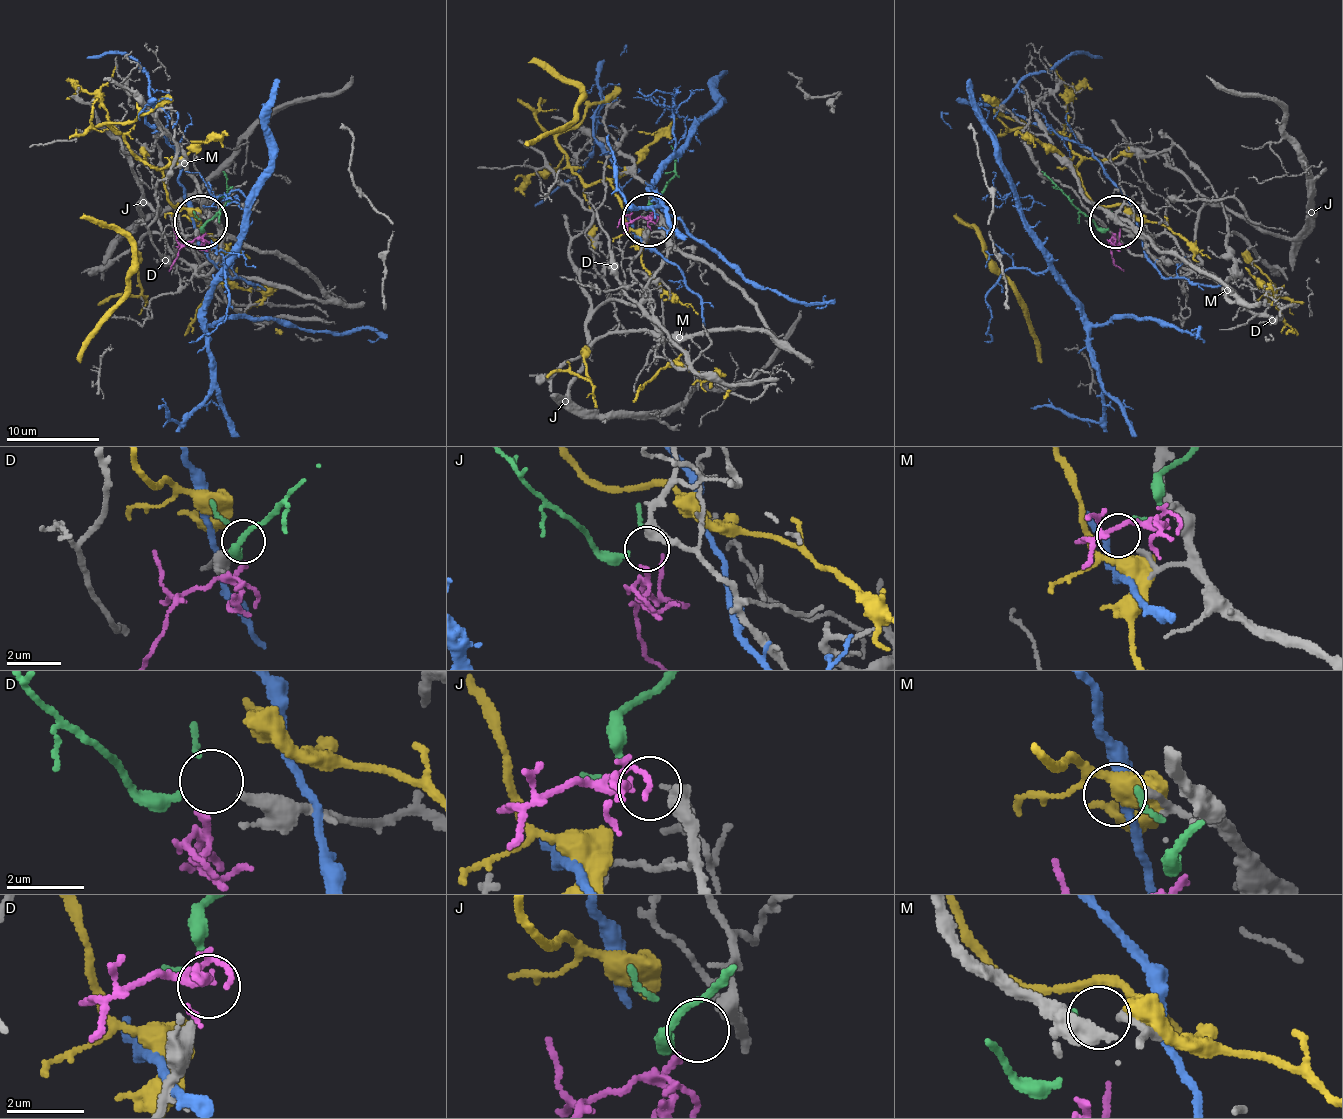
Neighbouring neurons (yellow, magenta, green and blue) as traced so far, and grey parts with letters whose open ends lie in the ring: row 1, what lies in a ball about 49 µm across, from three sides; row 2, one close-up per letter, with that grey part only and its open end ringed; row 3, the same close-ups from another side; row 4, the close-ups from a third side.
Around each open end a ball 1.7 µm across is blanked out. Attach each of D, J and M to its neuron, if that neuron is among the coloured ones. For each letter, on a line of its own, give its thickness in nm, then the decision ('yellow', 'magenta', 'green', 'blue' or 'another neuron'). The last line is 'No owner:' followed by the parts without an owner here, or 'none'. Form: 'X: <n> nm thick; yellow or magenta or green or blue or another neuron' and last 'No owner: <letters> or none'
D: 320 nm thick; green
J: 360 nm thick; magenta
M: 140 nm thick; another neuron
No owner: M

